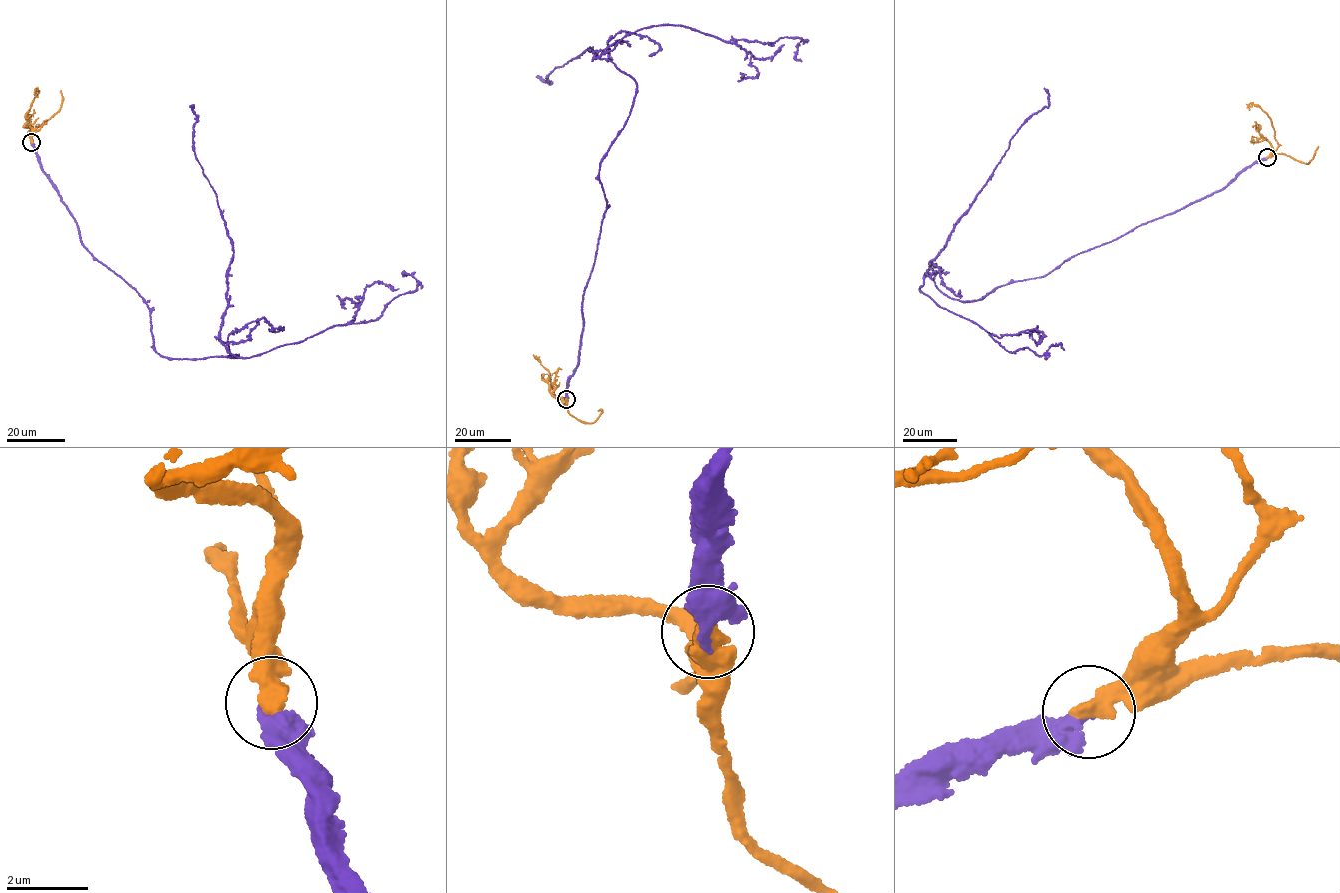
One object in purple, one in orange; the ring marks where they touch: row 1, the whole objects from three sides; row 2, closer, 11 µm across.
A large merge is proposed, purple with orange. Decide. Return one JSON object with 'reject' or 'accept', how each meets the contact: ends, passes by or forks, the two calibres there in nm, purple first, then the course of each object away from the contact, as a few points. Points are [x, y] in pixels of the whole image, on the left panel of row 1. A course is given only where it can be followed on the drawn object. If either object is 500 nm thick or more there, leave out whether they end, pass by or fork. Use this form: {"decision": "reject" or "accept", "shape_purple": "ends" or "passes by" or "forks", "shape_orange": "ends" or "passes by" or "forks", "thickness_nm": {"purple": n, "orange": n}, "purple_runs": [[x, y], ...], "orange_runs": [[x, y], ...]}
{"decision": "reject", "thickness_nm": {"purple": 320, "orange": 500}, "purple_runs": [[31, 142], [161, 357], [377, 319], [415, 290], [406, 276]], "orange_runs": [[31, 142], [32, 130], [27, 115], [39, 91], [36, 89], [35, 94], [38, 97]]}

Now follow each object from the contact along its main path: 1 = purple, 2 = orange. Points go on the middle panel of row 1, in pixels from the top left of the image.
1: (566, 399), (607, 206), (599, 163), (636, 87), (601, 55), (672, 24), (726, 41), (799, 37), (801, 62)
2: (566, 399), (564, 403), (555, 397), (548, 371), (536, 358), (540, 356)

